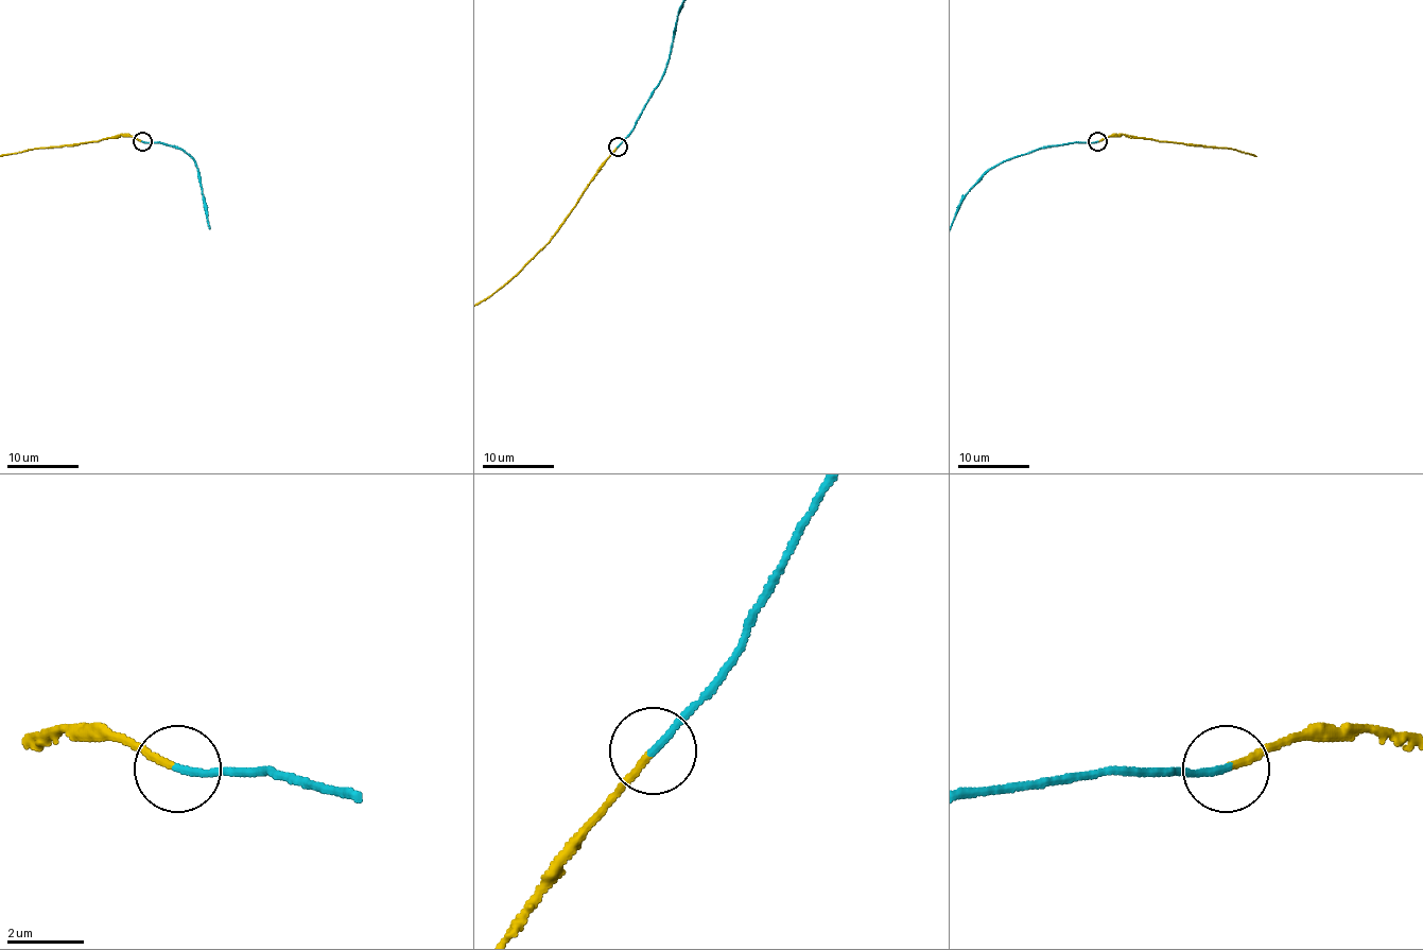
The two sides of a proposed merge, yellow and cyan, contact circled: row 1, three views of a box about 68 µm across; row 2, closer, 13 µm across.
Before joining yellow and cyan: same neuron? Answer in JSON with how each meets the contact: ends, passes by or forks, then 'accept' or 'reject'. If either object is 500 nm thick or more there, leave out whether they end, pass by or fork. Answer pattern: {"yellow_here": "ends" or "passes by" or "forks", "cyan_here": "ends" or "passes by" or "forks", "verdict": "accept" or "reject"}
{"yellow_here": "ends", "cyan_here": "ends", "verdict": "accept"}

